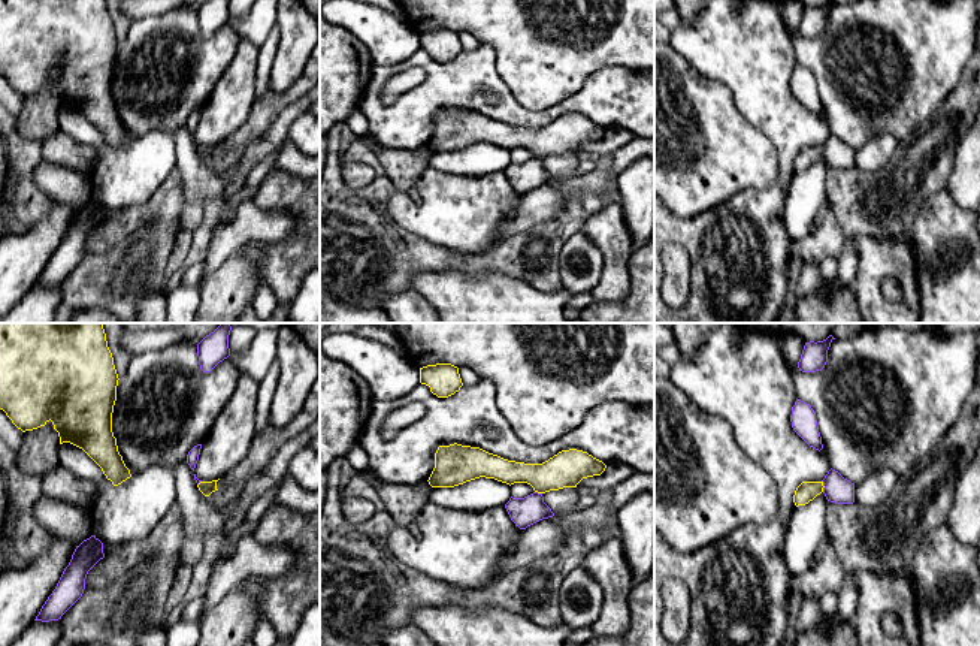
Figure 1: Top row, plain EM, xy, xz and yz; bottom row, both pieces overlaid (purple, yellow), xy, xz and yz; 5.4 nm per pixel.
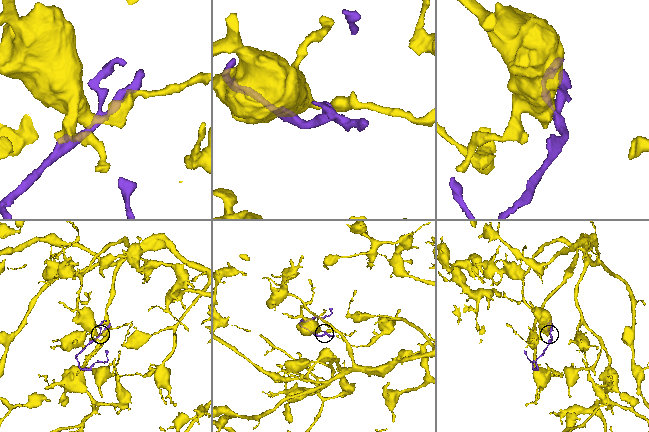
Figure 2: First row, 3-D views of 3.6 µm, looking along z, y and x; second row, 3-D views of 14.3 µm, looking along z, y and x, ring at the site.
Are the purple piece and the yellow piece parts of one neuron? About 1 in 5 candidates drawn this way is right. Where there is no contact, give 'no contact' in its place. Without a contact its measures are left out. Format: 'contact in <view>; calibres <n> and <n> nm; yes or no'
contact in yz; calibres 150 and 110 nm; no

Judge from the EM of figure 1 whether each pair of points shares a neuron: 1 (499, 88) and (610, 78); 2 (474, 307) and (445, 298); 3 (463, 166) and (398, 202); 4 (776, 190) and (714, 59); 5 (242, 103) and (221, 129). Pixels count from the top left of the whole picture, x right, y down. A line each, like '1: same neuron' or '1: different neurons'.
1: same neuron
2: same neuron
3: different neurons
4: same neuron
5: same neuron

